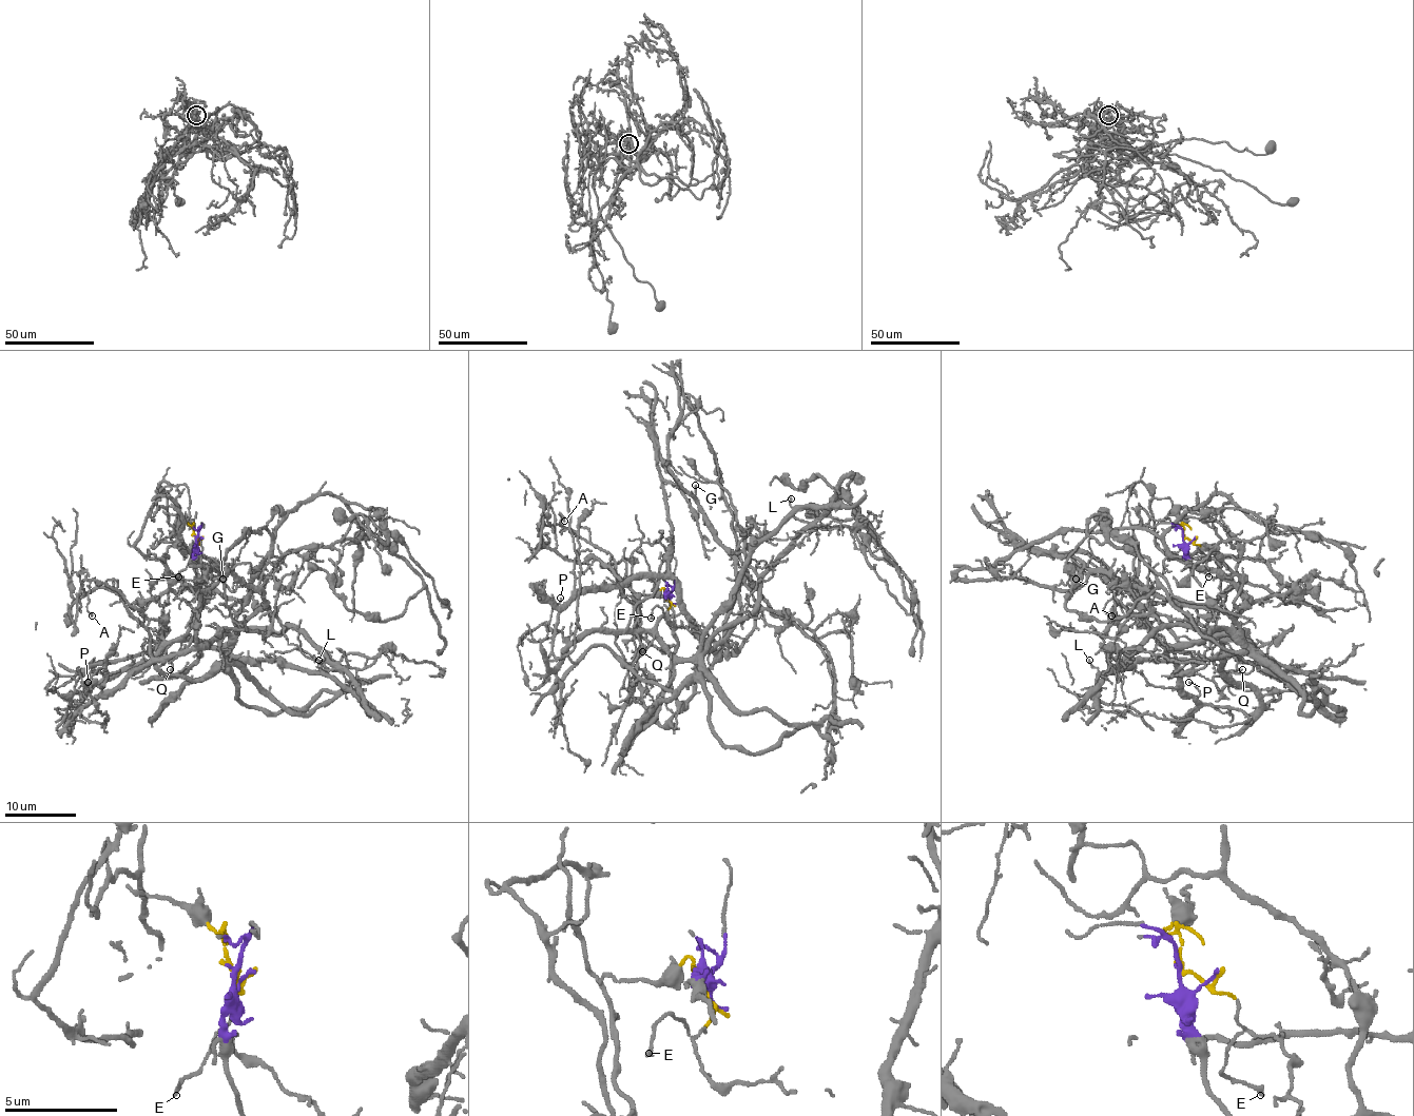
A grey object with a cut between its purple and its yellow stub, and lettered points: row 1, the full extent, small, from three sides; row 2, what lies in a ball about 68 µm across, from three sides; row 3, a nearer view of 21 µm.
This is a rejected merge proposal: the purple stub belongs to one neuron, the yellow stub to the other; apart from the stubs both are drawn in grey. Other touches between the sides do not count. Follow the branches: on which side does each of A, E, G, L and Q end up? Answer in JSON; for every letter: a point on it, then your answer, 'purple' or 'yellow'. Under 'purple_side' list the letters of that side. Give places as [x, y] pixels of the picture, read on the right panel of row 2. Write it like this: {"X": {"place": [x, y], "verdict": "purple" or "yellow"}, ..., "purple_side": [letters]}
{"A": {"place": [1111, 615], "verdict": "purple"}, "E": {"place": [1208, 576], "verdict": "yellow"}, "G": {"place": [1076, 579], "verdict": "purple"}, "L": {"place": [1089, 660], "verdict": "purple"}, "Q": {"place": [1242, 669], "verdict": "purple"}, "purple_side": ["A", "G", "L", "Q"]}

